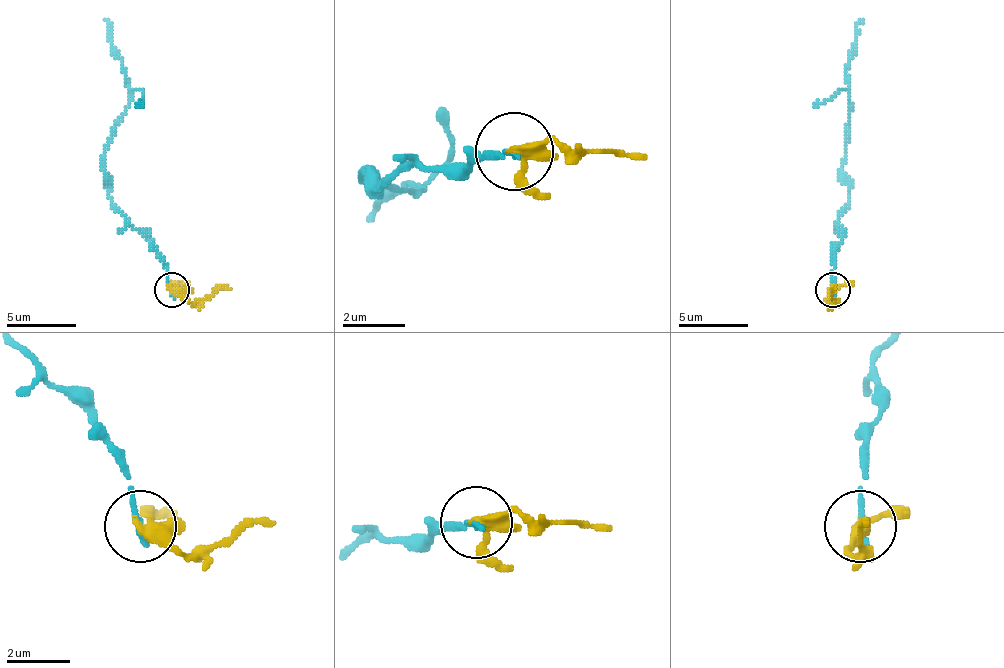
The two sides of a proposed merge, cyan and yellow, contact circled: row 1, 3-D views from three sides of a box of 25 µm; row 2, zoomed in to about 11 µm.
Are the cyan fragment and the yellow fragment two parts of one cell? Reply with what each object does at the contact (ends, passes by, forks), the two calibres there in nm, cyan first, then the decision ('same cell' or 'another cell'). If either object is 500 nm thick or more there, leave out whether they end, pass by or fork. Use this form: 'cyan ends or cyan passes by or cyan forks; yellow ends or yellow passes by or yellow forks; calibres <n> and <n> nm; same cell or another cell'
cyan ends; yellow forks; calibres 200 and 260 nm; another cell

